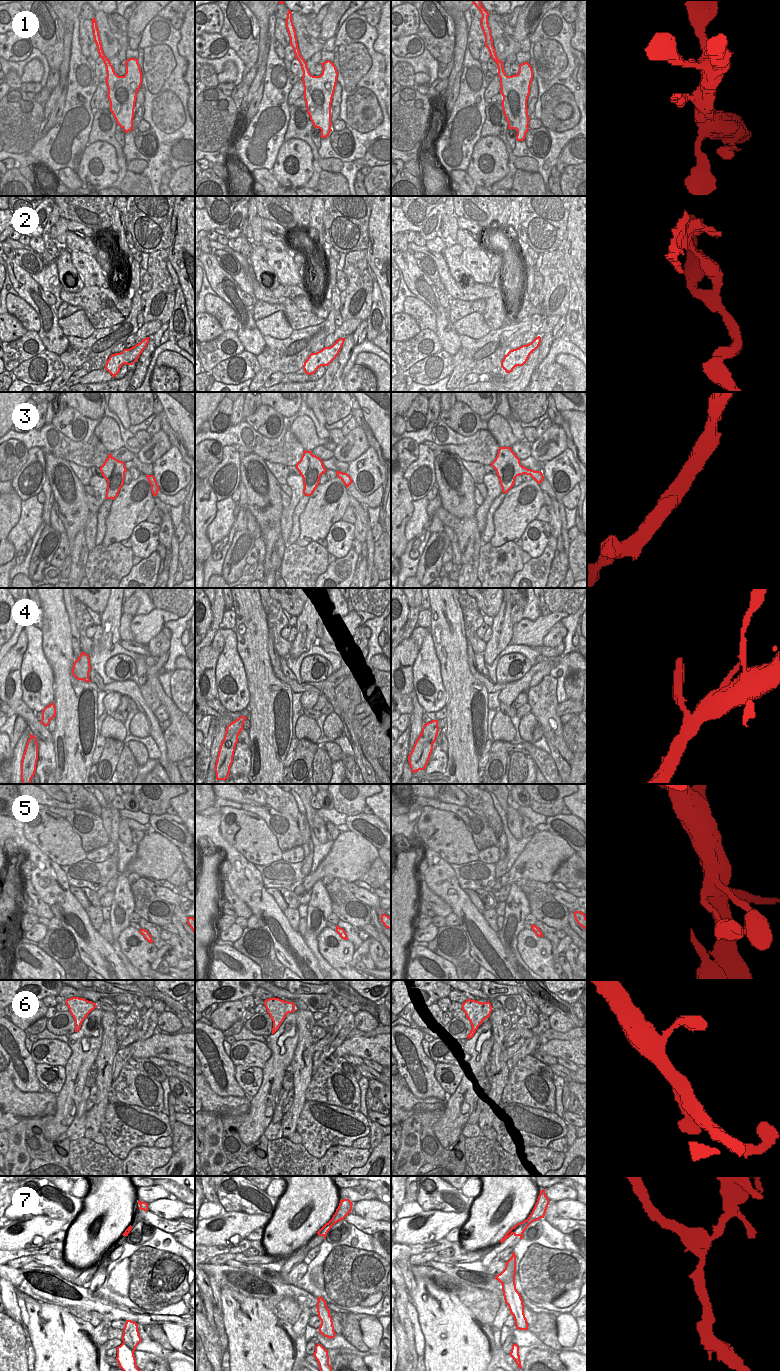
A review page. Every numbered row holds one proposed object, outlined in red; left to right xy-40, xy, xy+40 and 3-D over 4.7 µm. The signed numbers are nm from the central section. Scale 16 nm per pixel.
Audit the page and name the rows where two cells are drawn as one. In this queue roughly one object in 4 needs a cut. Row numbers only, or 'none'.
1, 7

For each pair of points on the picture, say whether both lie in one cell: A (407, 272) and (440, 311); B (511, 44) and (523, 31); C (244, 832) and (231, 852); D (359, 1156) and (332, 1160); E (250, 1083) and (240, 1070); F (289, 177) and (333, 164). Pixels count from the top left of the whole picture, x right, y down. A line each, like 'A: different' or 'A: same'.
A: same
B: different
C: different
D: same
E: same
F: different

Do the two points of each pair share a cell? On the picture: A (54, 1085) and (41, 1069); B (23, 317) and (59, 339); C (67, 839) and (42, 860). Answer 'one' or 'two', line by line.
A: one
B: two
C: two

